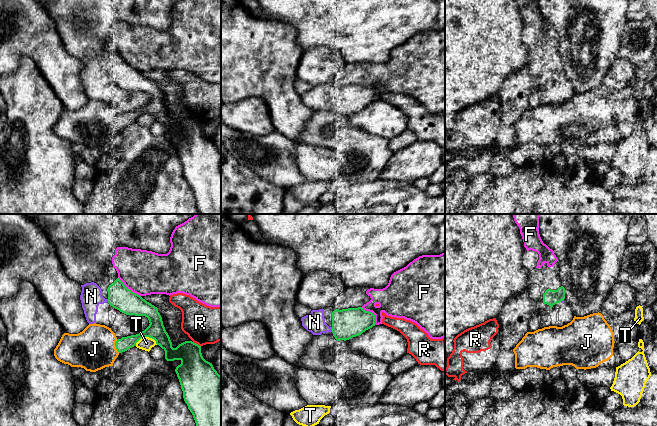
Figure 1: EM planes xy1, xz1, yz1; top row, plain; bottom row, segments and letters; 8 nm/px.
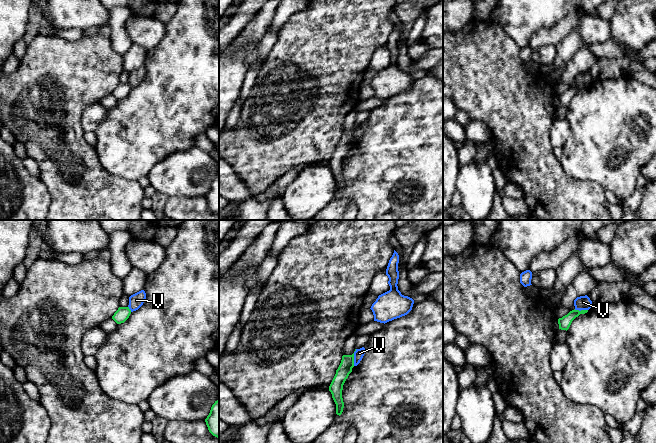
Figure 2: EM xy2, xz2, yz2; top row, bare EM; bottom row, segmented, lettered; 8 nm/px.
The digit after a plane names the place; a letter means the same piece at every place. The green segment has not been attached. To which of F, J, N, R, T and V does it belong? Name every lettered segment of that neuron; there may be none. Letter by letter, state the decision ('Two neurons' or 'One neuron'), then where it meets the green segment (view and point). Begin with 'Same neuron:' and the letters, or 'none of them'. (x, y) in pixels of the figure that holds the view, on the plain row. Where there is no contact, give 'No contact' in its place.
Same neuron: N
F: Two neurons. Touches green at xy1 (129, 65)
J: Two neurons. Touches green at xy1 (115, 121)
N: One neuron. Touches green at xz1 (332, 105)
R: Two neurons. Touches green at xy1 (197, 120)
T: Two neurons. Touches green at xy1 (146, 112)
V: Two neurons. Touches green at xz2 (353, 133)

